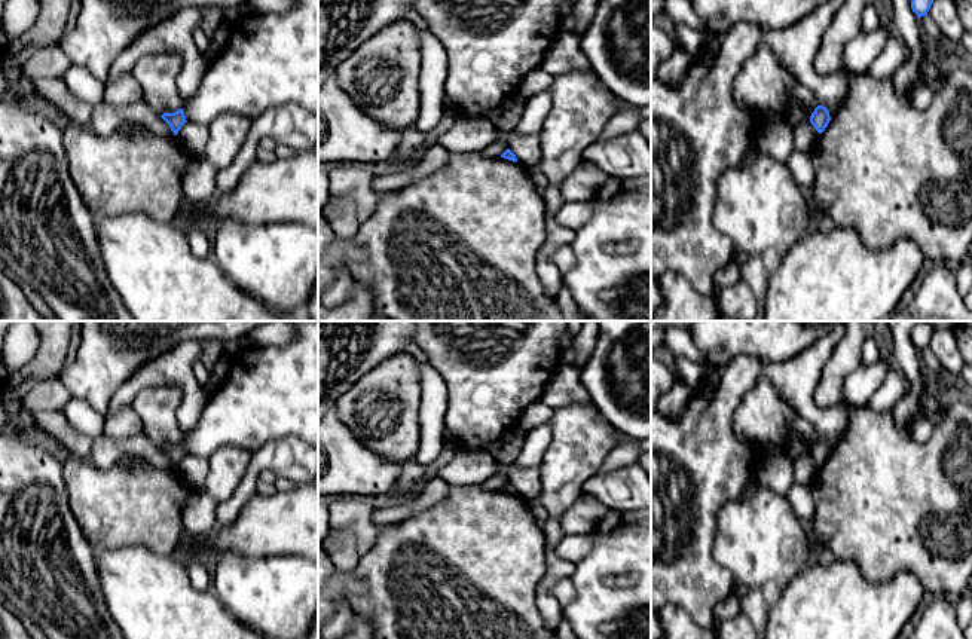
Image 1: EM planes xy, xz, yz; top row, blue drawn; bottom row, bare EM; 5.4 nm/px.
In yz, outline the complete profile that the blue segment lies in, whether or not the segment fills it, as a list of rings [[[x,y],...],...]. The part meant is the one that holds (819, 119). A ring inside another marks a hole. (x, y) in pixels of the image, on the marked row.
[[[817,106],[810,116],[810,123],[822,134],[831,120],[829,111],[823,106]]]

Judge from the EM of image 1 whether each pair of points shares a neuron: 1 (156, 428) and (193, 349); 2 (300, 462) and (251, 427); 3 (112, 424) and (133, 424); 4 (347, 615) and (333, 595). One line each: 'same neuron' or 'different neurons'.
1: different neurons
2: different neurons
3: same neuron
4: different neurons

